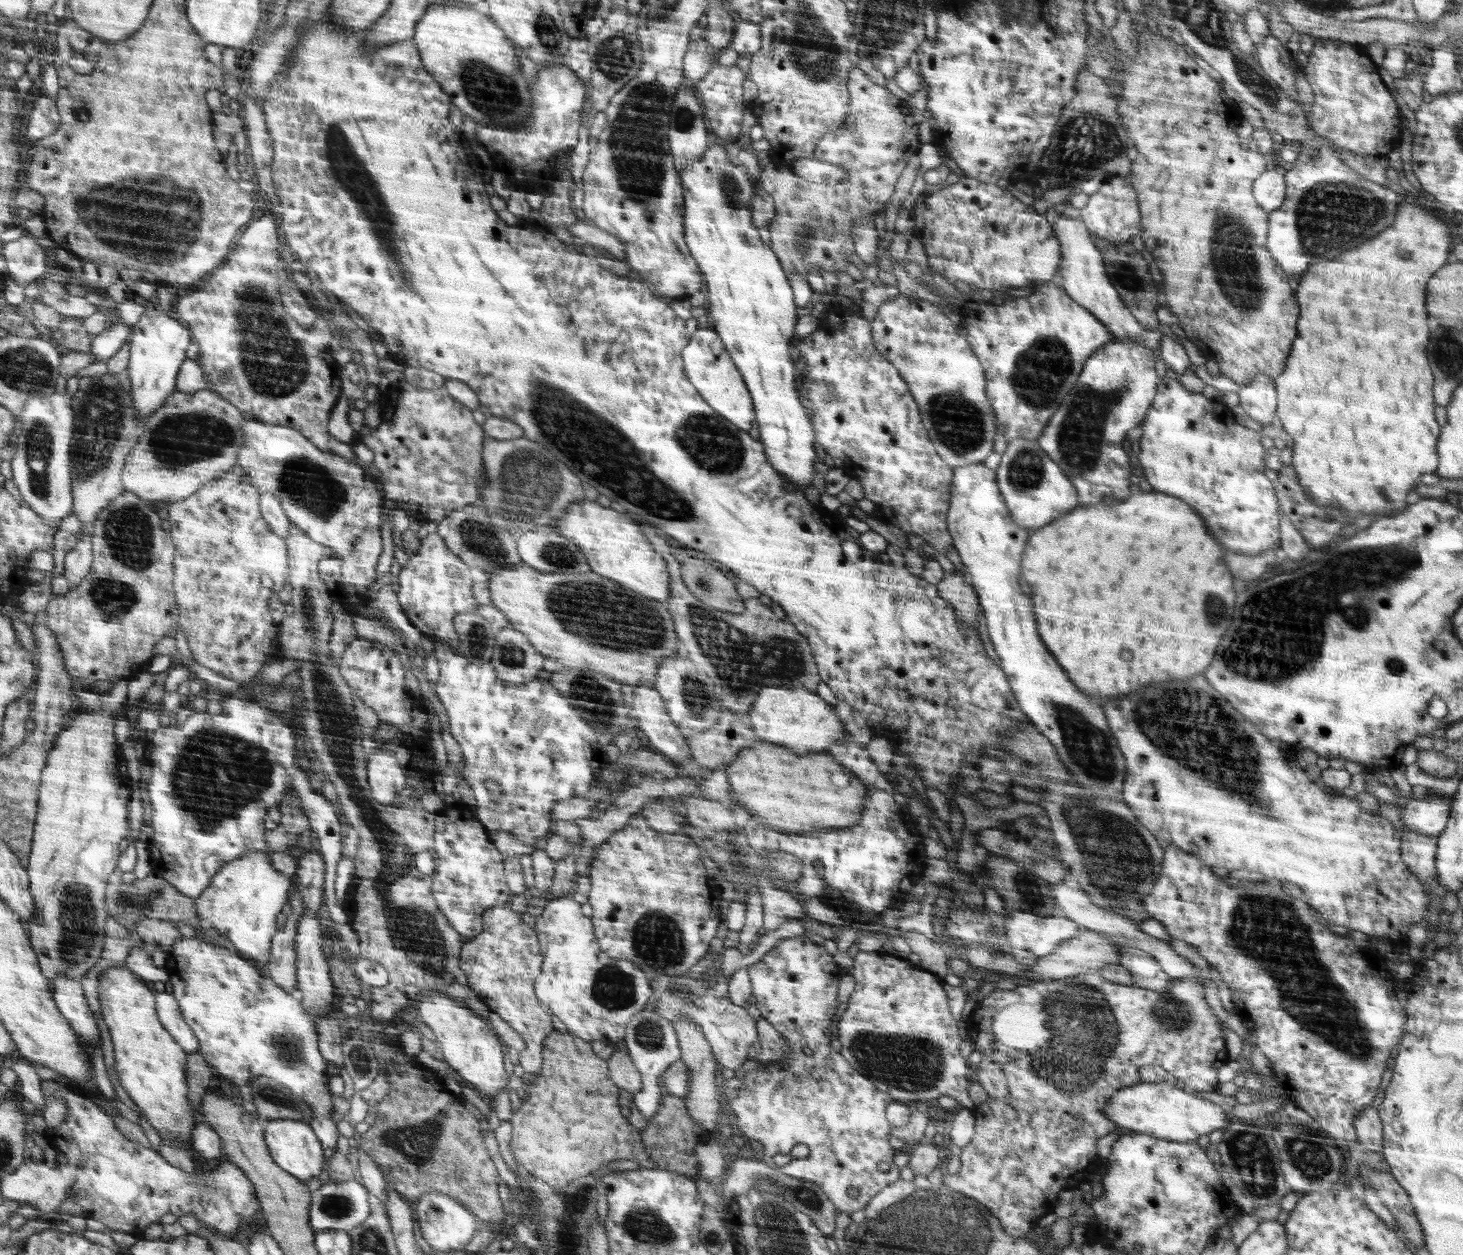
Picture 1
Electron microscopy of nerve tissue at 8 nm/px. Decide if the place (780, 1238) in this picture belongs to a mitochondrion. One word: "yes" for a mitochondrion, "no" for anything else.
yes

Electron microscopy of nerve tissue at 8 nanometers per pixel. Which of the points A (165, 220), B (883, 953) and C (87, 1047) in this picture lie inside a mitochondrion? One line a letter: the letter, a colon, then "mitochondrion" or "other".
A: mitochondrion
B: other
C: other

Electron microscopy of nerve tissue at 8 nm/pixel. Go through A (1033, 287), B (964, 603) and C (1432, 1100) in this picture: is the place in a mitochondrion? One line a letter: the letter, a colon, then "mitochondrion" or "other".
A: other
B: mitochondrion
C: other

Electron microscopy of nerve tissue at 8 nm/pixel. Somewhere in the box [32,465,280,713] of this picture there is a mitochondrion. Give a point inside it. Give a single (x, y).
(128, 532)

